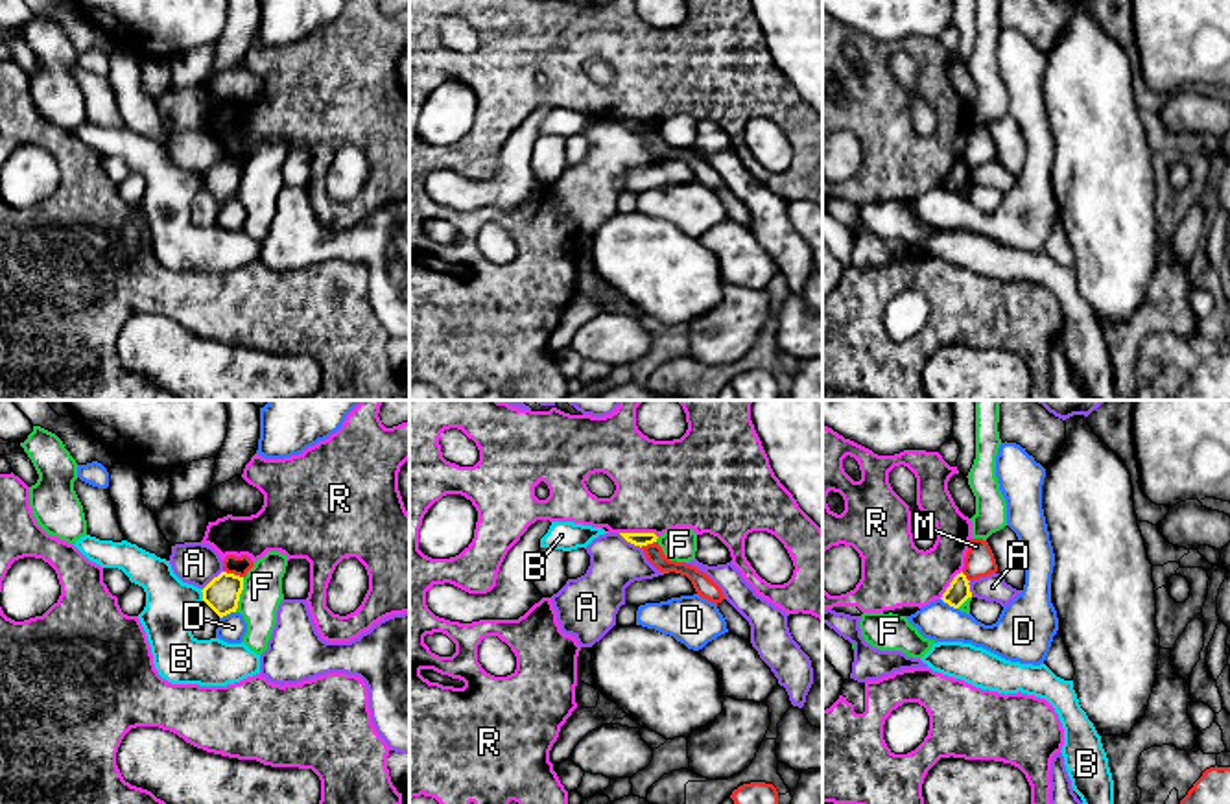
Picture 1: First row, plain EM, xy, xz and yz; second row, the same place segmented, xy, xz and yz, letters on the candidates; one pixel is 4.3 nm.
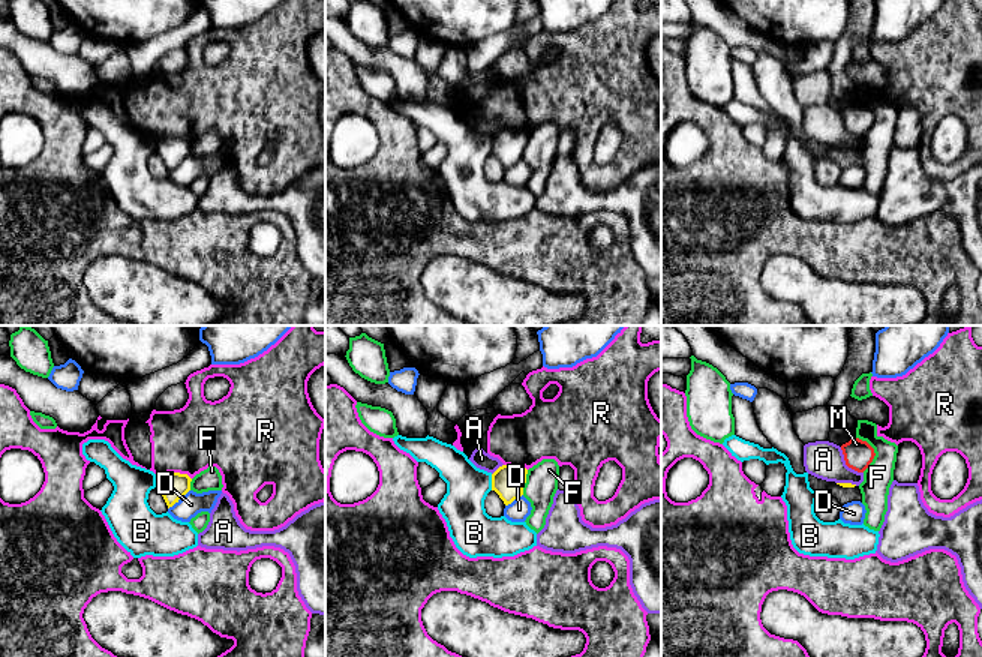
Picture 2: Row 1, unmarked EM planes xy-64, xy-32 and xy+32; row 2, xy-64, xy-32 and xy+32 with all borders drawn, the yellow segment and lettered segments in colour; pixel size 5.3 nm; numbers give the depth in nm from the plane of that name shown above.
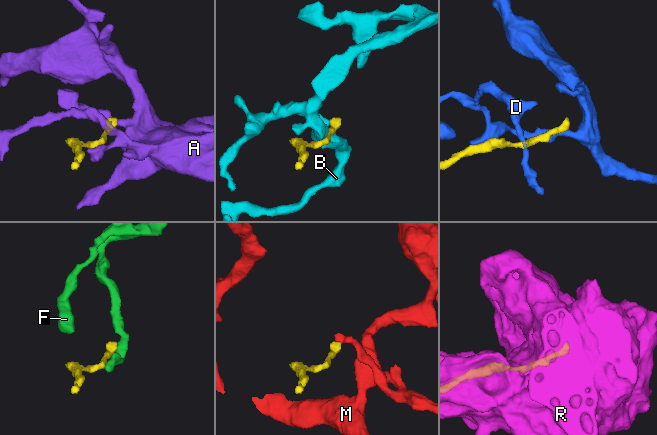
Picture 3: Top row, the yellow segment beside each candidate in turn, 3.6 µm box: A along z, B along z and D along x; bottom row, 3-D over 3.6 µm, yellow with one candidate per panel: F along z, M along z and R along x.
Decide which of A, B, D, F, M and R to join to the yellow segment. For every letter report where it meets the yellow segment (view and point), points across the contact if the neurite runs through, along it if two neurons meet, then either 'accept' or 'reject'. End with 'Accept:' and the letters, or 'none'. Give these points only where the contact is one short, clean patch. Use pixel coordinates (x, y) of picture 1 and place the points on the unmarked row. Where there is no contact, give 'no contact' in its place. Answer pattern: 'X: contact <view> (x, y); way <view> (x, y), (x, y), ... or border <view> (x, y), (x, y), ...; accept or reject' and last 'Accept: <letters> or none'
A: contact xz (629, 128); reject
B: contact xy (203, 183); reject
D: contact yz (950, 192); reject
F: contact xy (240, 179); reject
M: contact xy (233, 161); border xy (224, 157), (242, 165); reject
R: contact xz (638, 120); reject
Accept: none

